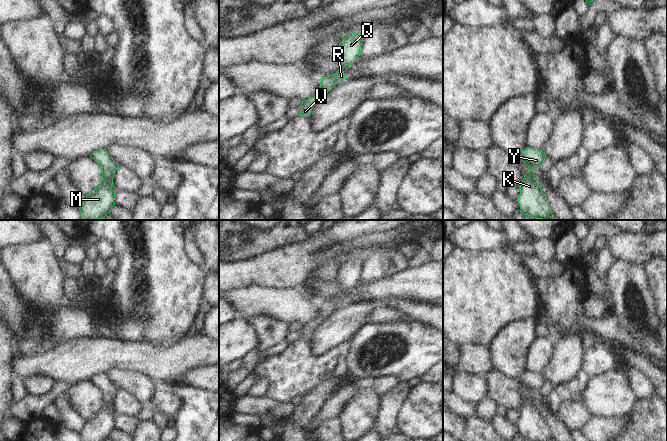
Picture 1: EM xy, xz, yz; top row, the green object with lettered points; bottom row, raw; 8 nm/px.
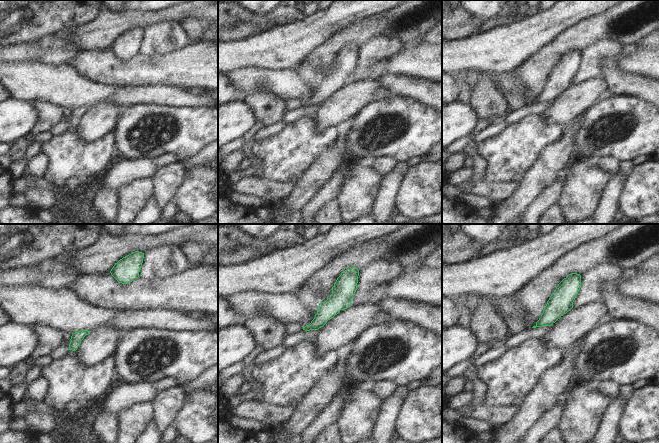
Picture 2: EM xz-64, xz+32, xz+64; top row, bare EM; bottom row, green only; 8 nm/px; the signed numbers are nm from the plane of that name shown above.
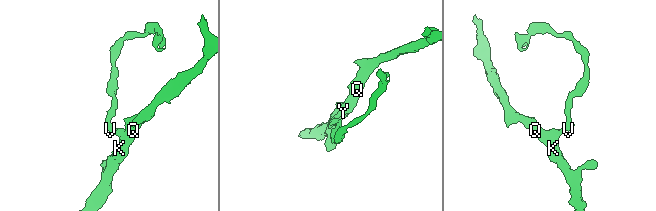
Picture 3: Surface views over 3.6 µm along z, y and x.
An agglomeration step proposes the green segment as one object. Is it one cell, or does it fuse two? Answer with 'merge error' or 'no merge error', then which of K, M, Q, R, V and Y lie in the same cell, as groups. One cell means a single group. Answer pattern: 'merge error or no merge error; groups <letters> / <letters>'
no merge error; groups K M Q R V Y

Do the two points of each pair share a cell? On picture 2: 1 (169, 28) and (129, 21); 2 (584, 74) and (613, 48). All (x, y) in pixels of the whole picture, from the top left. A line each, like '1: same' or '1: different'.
1: different
2: same

